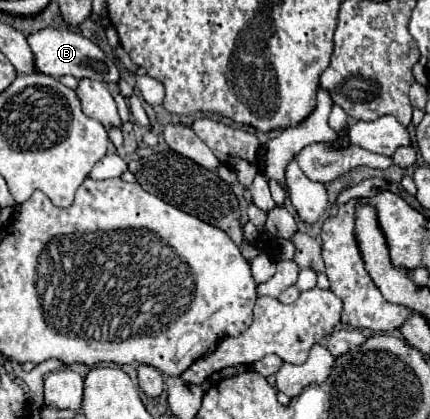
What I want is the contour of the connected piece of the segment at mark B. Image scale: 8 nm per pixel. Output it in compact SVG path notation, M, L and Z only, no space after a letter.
M43 28L27 36L29 48L33 52L33 64L35 70L41 74L49 76L75 76L79 78L91 78L91 80L101 80L101 82L119 82L119 70L113 60L105 56L105 52L91 42L89 38L71 32L71 30L57 30L57 28Z

